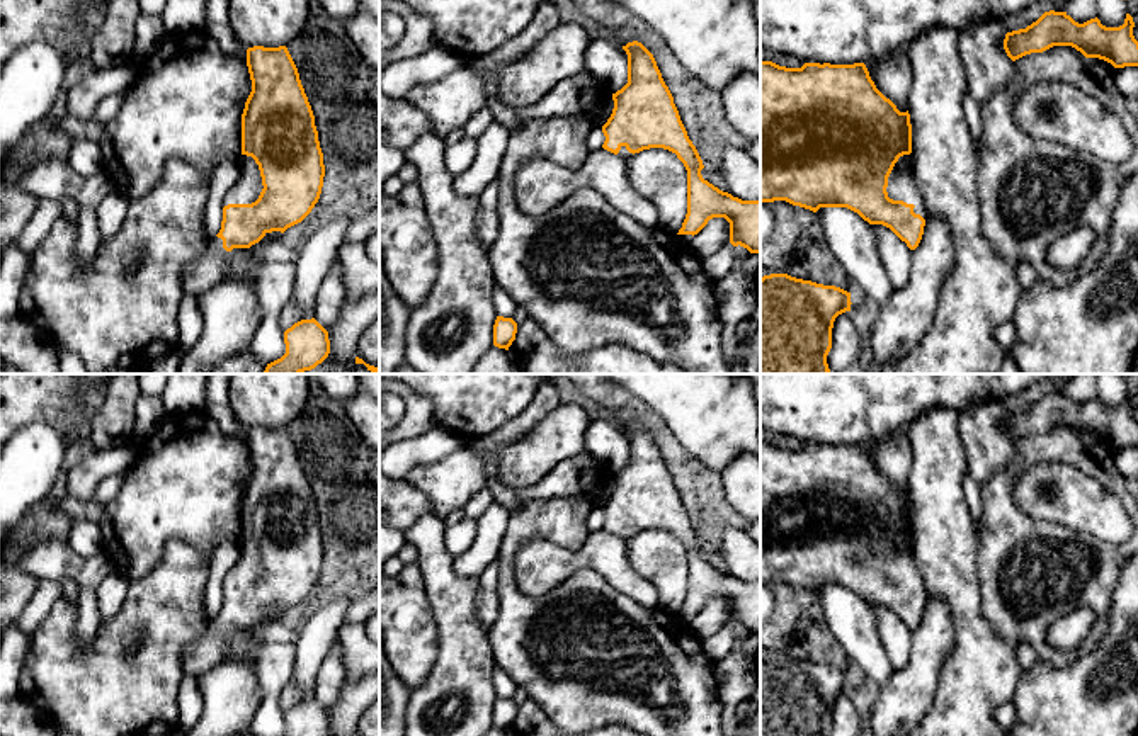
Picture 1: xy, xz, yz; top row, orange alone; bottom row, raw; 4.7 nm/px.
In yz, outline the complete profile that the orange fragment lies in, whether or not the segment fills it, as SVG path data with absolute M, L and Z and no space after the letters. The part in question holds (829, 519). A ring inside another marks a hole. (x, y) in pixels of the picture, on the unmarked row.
M760 442L760 583L786 581L817 593L820 588L847 588L869 605L890 609L910 631L922 620L927 593L924 578L913 558L910 495L900 493L874 466L864 444L830 445L805 444L801 449L786 449L772 442Z

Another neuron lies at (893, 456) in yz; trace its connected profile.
M896 428L885 439L864 444L876 469L890 479L900 493L908 491L913 450L905 428Z

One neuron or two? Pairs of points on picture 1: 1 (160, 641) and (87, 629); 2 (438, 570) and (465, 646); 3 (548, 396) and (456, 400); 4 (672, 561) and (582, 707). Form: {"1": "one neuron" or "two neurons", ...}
{"1": "two neurons", "2": "one neuron", "3": "two neurons", "4": "two neurons"}

